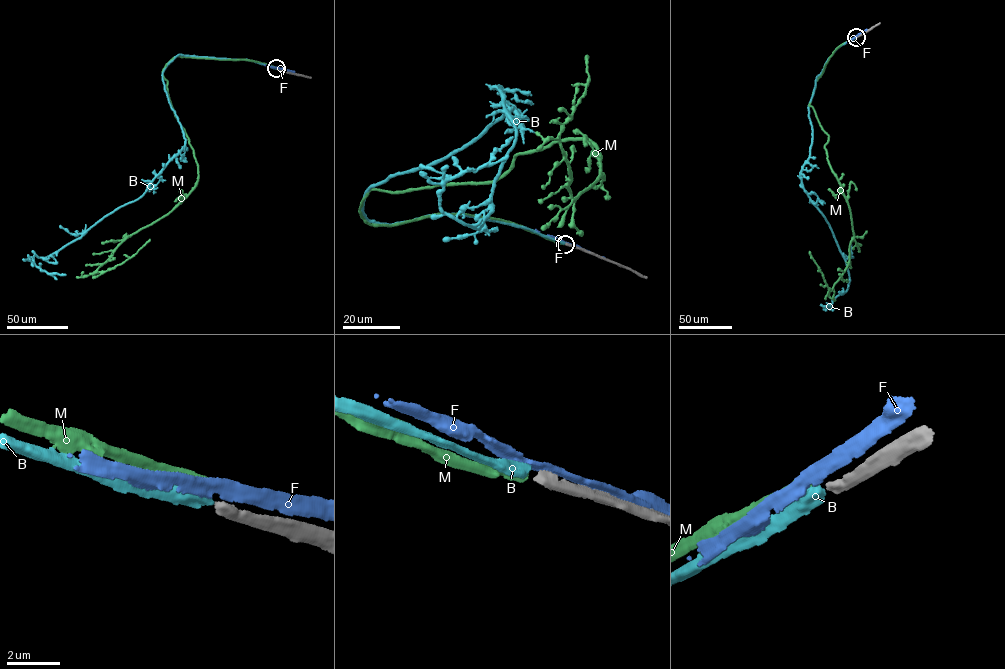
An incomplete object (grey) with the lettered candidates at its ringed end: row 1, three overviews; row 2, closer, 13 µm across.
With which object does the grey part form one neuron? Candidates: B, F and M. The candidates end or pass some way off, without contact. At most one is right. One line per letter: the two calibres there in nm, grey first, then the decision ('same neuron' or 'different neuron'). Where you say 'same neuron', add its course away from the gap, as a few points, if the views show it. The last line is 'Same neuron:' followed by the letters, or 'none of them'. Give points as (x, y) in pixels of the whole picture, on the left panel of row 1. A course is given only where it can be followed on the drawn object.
B: calibres 380 and 480 nm; same neuron; course (276, 68), (179, 54), (167, 65), (184, 147), (143, 195), (34, 256), (65, 275)
F: calibres 380 and 360 nm; different neuron
M: calibres 380 and 320 nm; different neuron
Same neuron: B

